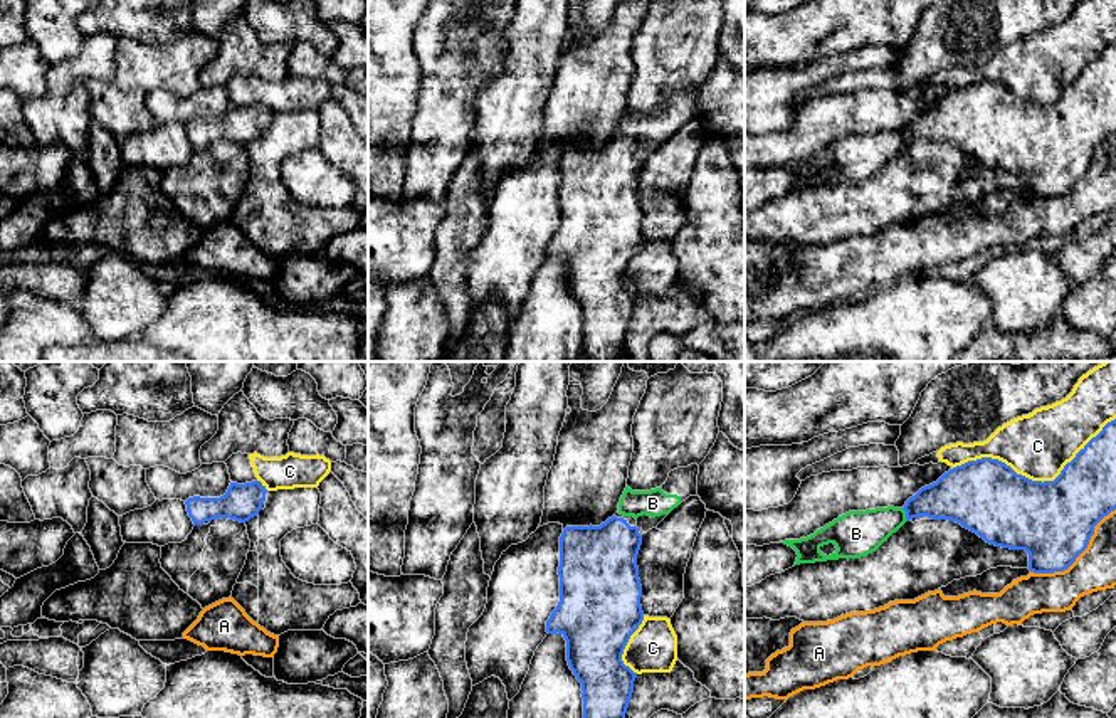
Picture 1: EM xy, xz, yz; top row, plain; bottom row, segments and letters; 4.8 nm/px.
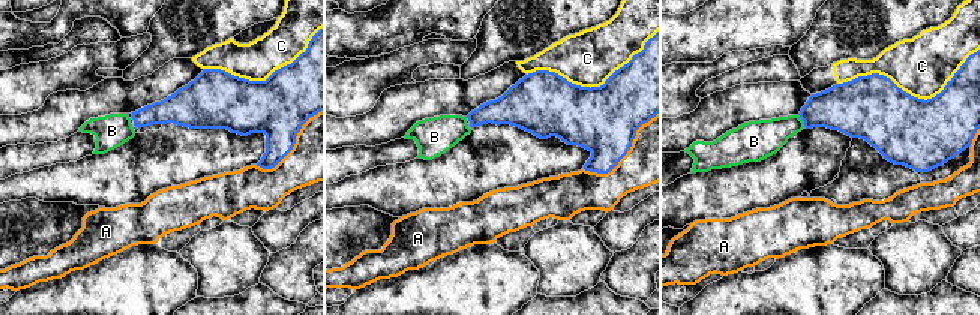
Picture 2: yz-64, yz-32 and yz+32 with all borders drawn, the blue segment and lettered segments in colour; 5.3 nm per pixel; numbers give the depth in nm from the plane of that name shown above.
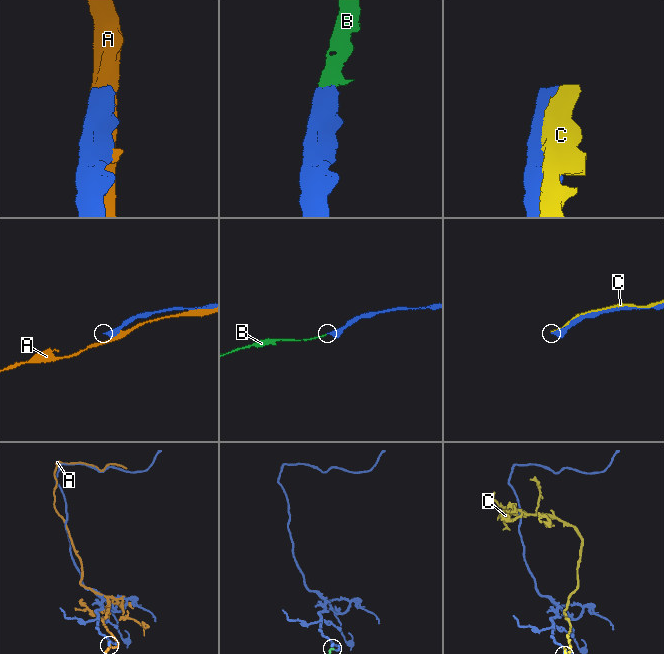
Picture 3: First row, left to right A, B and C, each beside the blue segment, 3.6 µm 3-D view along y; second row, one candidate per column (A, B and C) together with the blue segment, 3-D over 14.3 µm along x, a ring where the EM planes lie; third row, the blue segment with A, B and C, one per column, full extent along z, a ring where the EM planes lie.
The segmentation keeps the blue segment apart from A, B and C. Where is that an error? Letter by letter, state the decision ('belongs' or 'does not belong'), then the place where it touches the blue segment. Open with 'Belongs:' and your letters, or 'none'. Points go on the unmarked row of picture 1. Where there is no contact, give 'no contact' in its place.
Belongs: B
A: does not belong | yz (1079, 177)
B: belongs | yz (906, 138)
C: does not belong | yz (1034, 105)

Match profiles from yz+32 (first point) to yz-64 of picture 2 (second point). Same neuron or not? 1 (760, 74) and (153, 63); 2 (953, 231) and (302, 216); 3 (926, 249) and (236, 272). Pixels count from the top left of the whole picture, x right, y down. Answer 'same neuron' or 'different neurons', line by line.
1: same neuron
2: same neuron
3: same neuron

